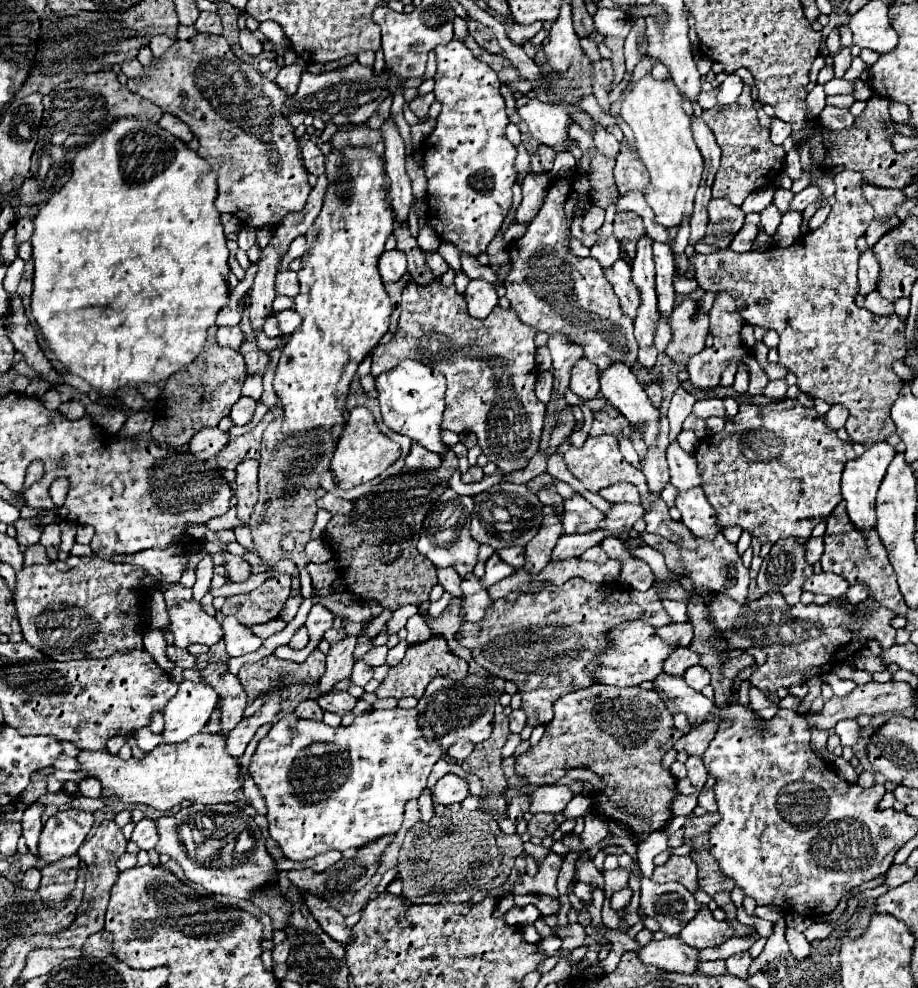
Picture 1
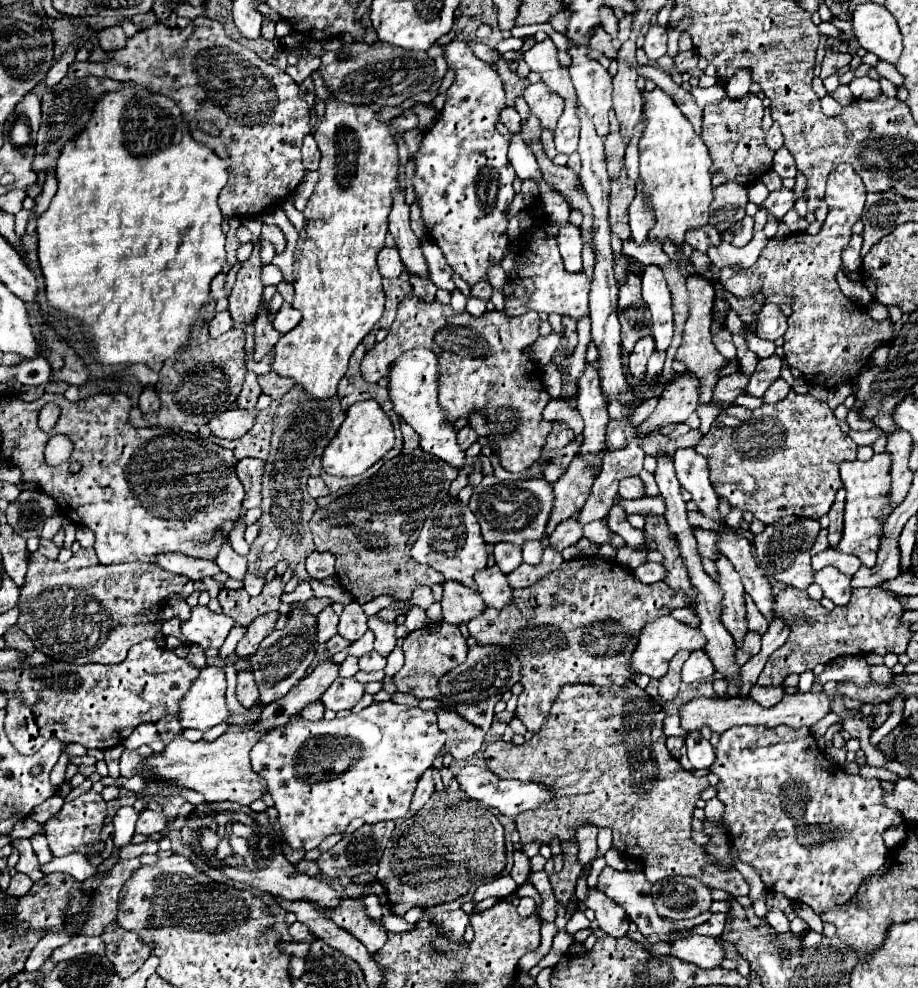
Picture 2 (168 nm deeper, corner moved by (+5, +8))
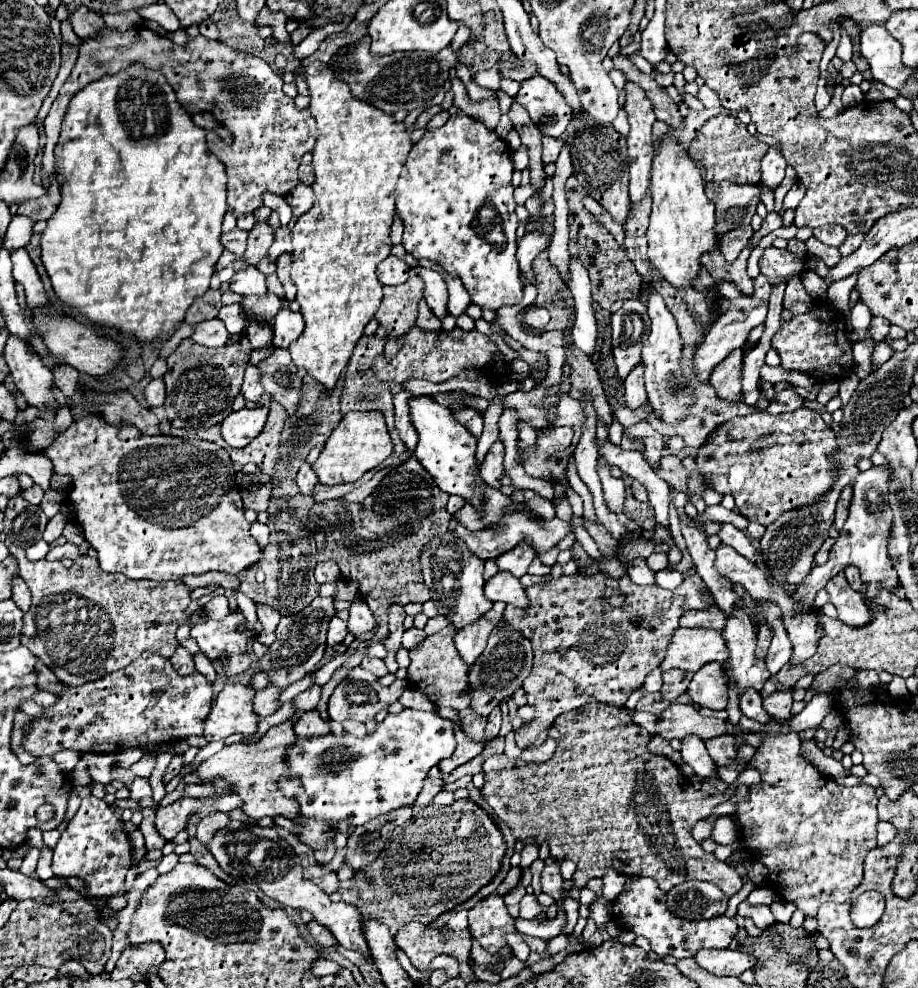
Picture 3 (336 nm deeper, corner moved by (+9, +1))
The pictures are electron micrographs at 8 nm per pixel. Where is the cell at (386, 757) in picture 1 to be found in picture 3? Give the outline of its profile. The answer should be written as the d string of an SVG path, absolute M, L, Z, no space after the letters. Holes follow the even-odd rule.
M404 709L398 715L388 713L388 717L376 725L374 733L366 733L364 737L354 737L344 731L344 735L318 735L314 739L296 737L294 745L286 747L286 765L288 775L278 781L278 789L288 797L298 801L300 813L292 819L298 829L298 839L306 843L310 849L326 847L332 837L338 833L338 825L344 821L350 827L360 827L370 819L386 815L400 807L410 807L418 793L422 791L422 781L430 767L434 767L440 759L450 757L456 747L452 723L442 719L434 711L414 711Z

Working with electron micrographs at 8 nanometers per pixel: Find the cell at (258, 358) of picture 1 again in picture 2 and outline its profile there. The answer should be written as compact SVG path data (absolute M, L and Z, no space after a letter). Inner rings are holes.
M260 240L254 242L254 250L248 260L240 264L236 284L230 292L230 314L234 320L234 328L244 328L252 322L252 318L258 314L258 306L262 302L262 260L260 260Z

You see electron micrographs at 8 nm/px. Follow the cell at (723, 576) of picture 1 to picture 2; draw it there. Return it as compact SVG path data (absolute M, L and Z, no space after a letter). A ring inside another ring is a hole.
M720 556L716 560L716 566L718 566L718 572L720 572L718 584L724 590L722 622L726 624L728 632L734 636L736 646L742 648L744 636L748 632L748 626L746 626L746 606L744 606L744 586L742 586L740 574L734 570L730 560Z

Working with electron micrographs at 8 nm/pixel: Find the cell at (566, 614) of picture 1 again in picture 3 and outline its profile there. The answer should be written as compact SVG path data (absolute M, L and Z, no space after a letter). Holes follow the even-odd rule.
M600 571L596 575L560 575L558 579L526 587L530 605L526 609L508 605L502 621L496 625L496 629L506 625L522 631L534 649L534 667L524 681L524 691L536 717L514 731L516 745L528 749L558 715L578 709L588 699L624 707L630 693L660 665L678 619L690 609L708 607L700 597L700 583L702 579L694 575L686 577L676 589L666 591L656 585L636 585L628 575L612 579ZM608 587L622 591L622 607L610 607L610 599L602 599L602 591ZM632 615L638 615L642 623L634 625Z

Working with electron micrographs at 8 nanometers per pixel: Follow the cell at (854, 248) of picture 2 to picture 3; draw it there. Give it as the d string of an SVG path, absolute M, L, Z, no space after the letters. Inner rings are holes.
M858 233L858 235L848 235L848 237L846 237L846 241L838 247L840 255L842 255L842 257L848 257L852 251L856 251L856 249L860 247L862 239L864 239L864 235L862 235L862 233Z

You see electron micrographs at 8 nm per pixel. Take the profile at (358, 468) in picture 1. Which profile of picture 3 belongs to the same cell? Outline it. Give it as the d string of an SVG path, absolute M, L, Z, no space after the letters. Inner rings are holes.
M364 411L364 413L346 413L338 427L330 433L318 461L312 465L320 483L338 485L352 483L366 475L366 471L378 467L392 453L392 439L388 435L384 415L380 411Z

